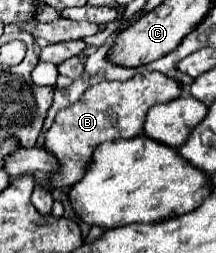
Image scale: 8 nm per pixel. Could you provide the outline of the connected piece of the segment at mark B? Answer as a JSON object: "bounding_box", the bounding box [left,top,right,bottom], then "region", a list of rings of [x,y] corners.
{"bounding_box":[43,72,181,188],"region":[[[145,72],[133,76],[127,82],[99,82],[87,88],[75,104],[57,112],[53,126],[45,132],[43,148],[51,152],[59,162],[59,170],[55,170],[49,178],[51,186],[67,188],[79,182],[79,176],[83,176],[83,166],[87,166],[91,152],[101,142],[139,136],[143,132],[143,116],[147,114],[147,108],[165,104],[179,96],[181,86],[161,72]]]}

